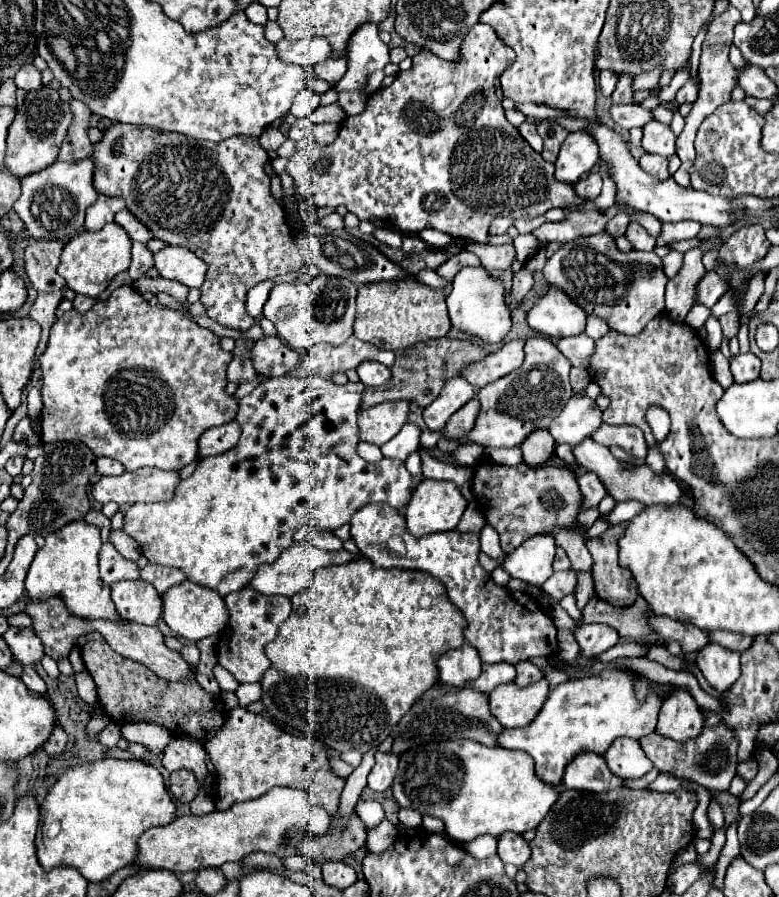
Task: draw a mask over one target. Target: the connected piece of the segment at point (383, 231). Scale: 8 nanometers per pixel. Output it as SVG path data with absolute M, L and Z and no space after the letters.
M379 227L373 231L373 235L385 243L385 245L391 245L391 247L401 247L401 241L403 241L403 235L397 231L397 229L389 229L389 227Z

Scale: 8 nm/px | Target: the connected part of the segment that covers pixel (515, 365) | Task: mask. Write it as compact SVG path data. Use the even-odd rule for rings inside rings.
M523 339L517 341L509 341L505 343L501 349L497 349L495 353L489 353L485 359L481 359L479 363L469 365L463 371L463 377L475 387L475 391L479 391L483 385L515 371L521 367L523 363Z

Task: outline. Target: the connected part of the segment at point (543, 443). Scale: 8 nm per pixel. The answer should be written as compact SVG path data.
M533 431L533 435L529 435L523 445L523 461L537 467L537 465L545 465L551 457L555 457L555 441L551 439L549 431Z

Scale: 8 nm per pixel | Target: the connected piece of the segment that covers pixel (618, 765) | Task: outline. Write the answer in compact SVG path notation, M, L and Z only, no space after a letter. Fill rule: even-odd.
M619 737L615 739L615 743L611 743L603 757L615 775L625 779L639 779L653 769L651 759L641 749L643 747L637 739Z

